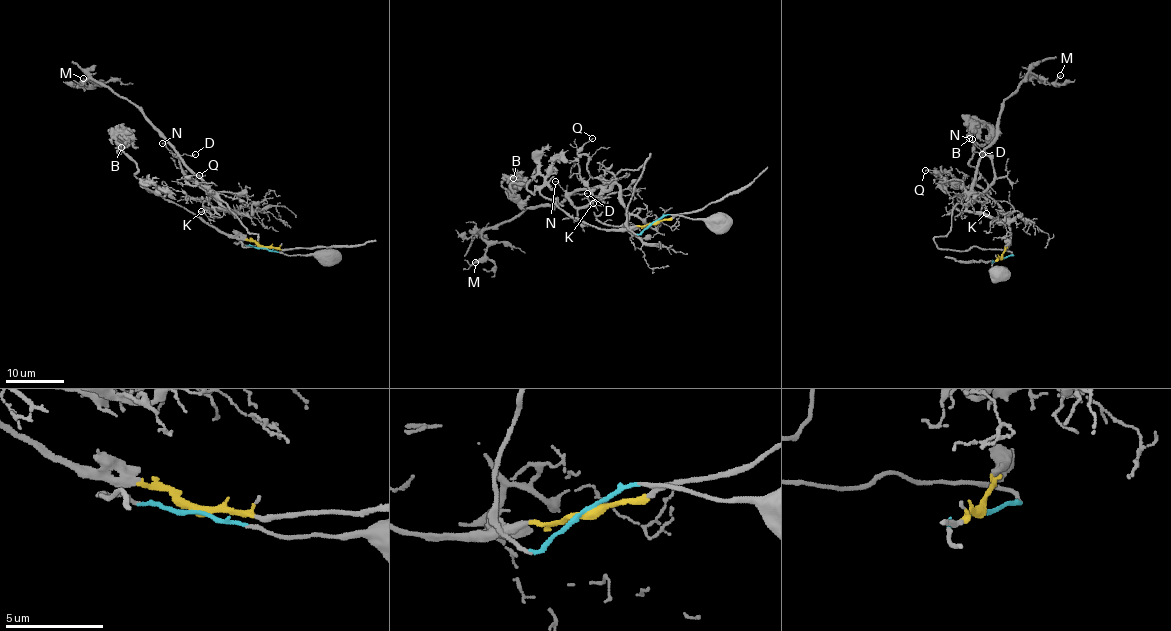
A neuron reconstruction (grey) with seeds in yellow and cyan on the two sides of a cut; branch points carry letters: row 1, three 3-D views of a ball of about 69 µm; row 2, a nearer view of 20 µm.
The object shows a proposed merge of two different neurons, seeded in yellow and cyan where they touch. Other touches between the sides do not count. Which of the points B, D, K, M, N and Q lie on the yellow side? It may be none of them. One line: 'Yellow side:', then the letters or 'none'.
Yellow side: B

